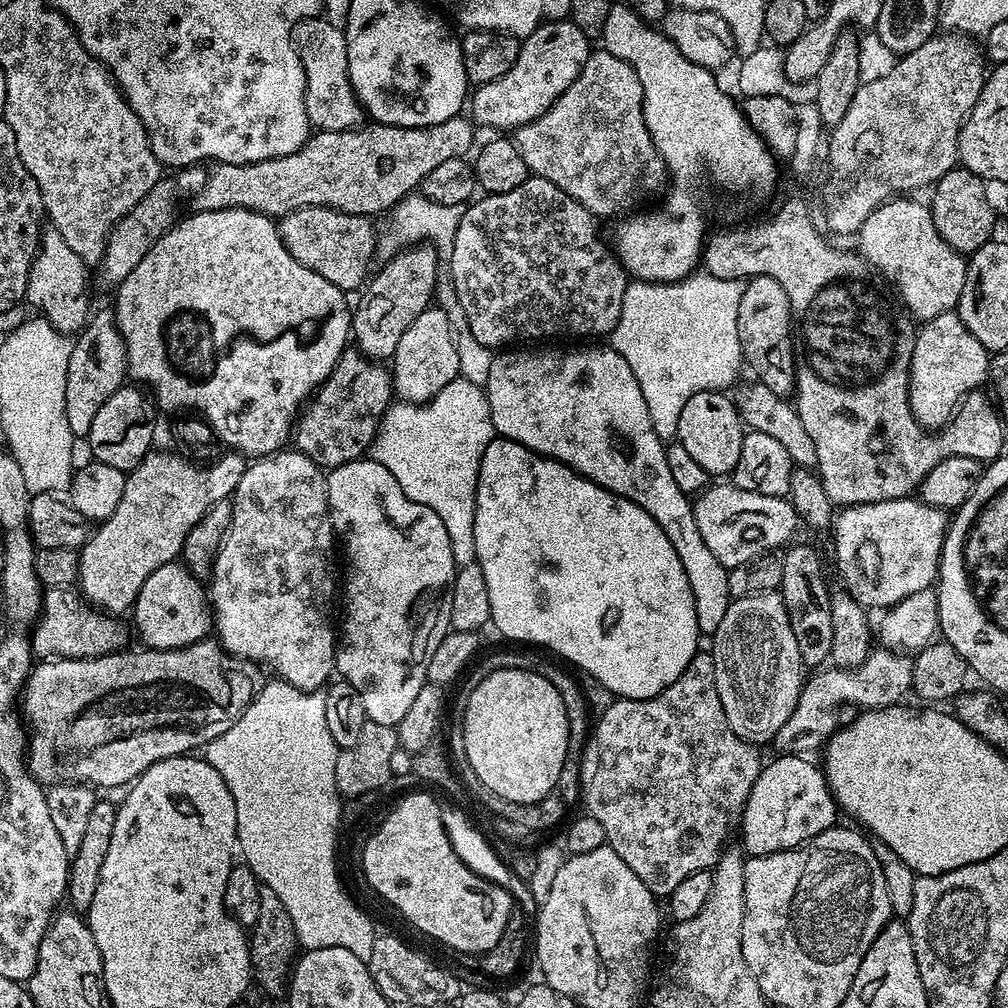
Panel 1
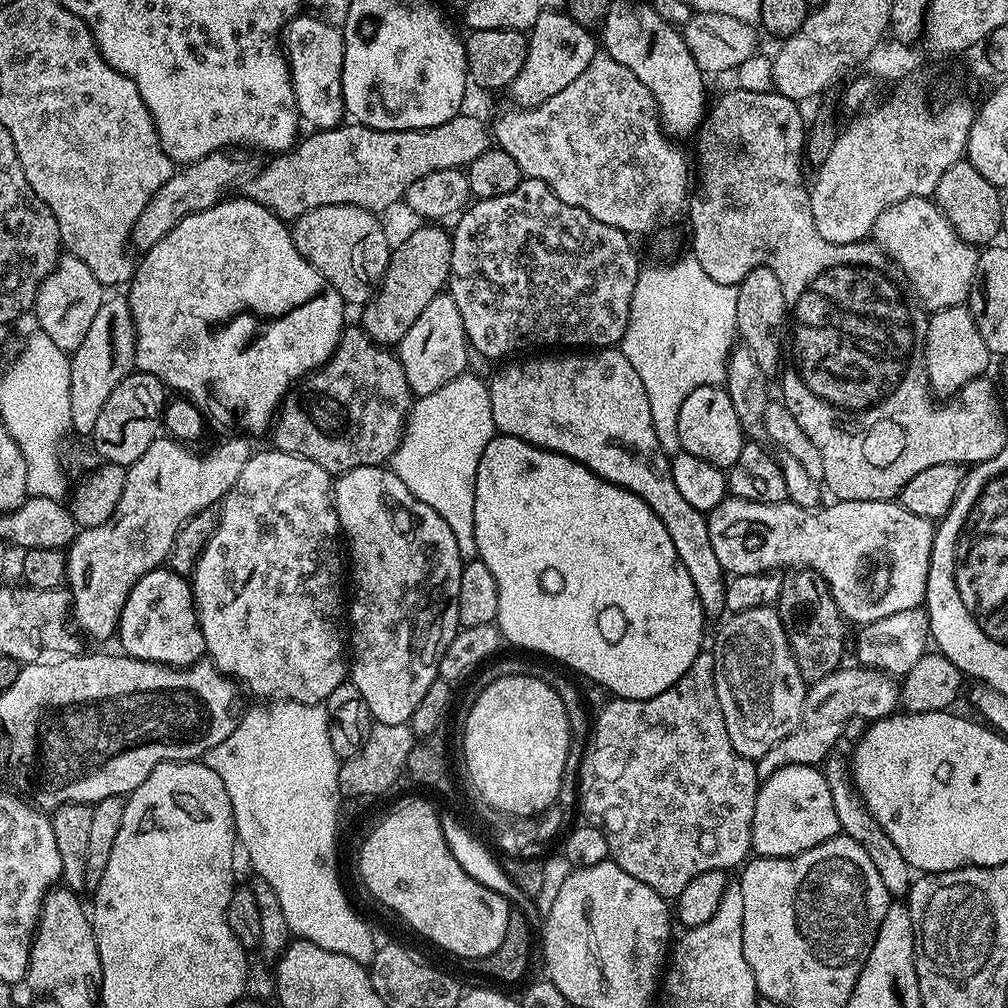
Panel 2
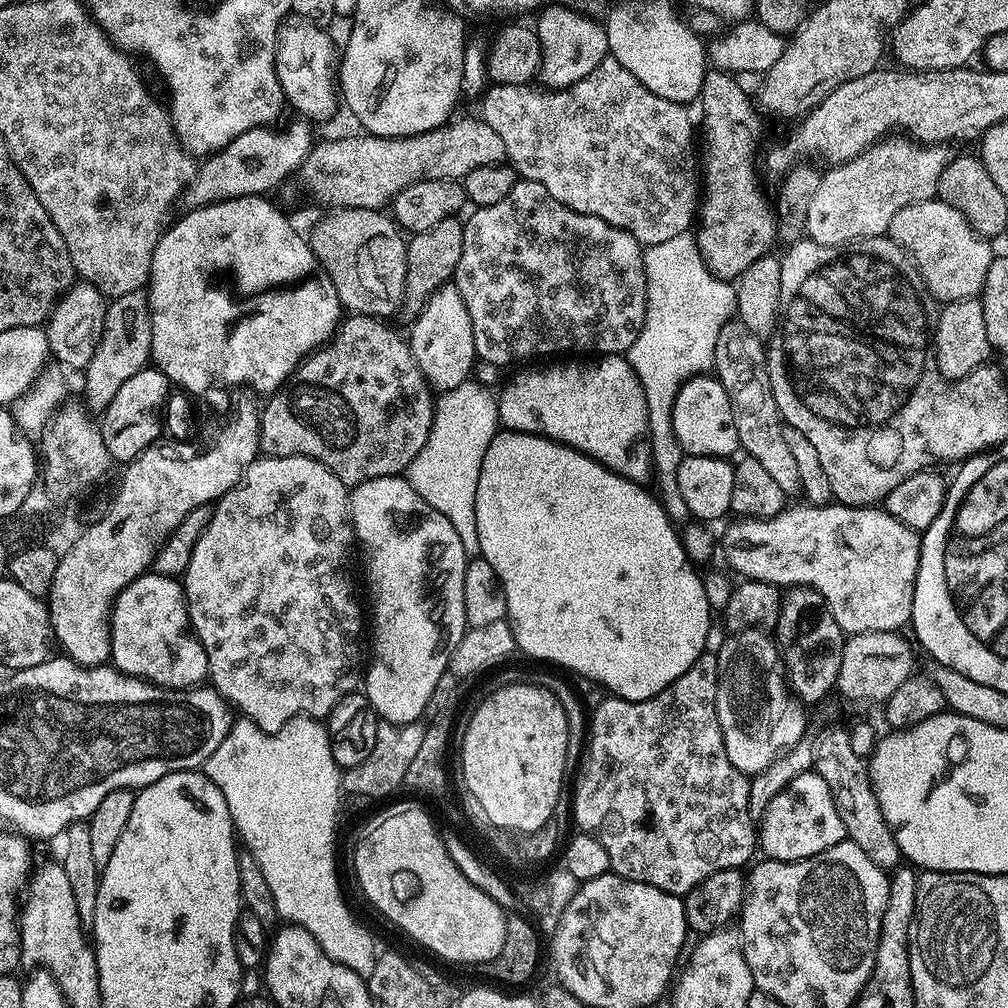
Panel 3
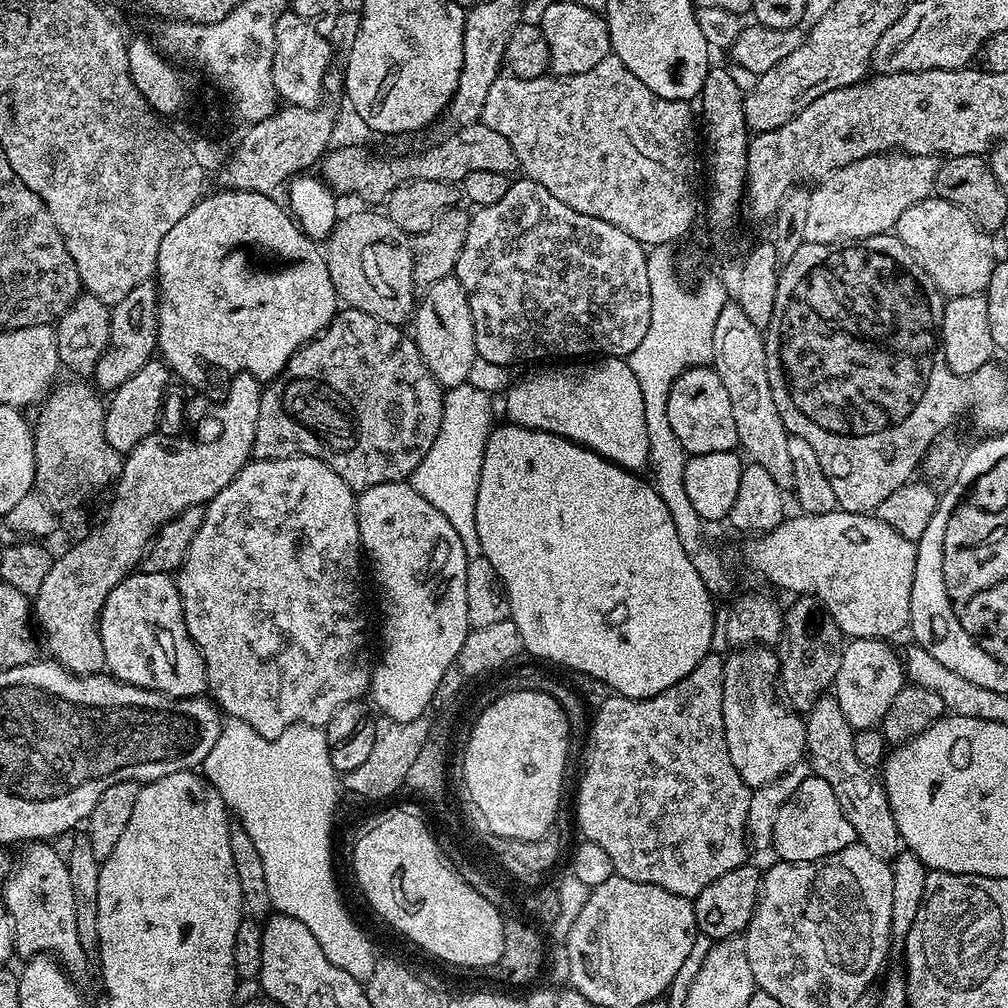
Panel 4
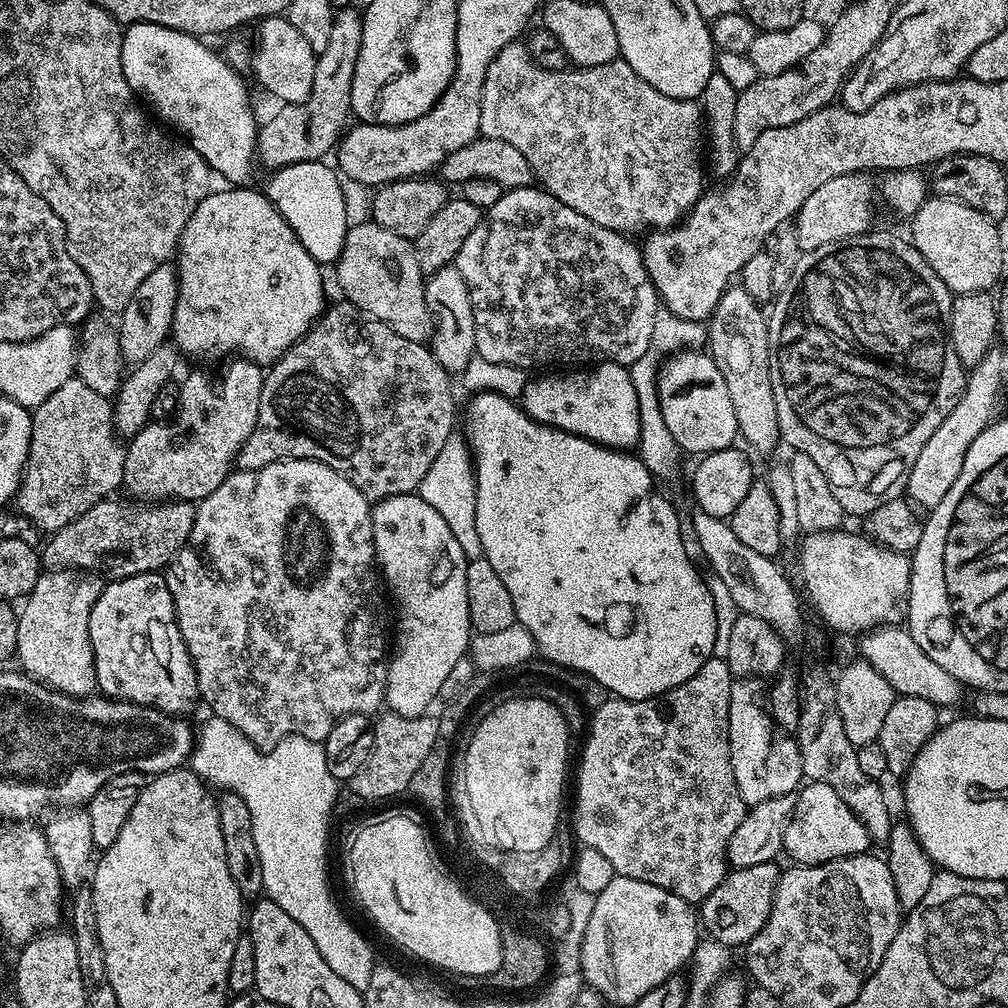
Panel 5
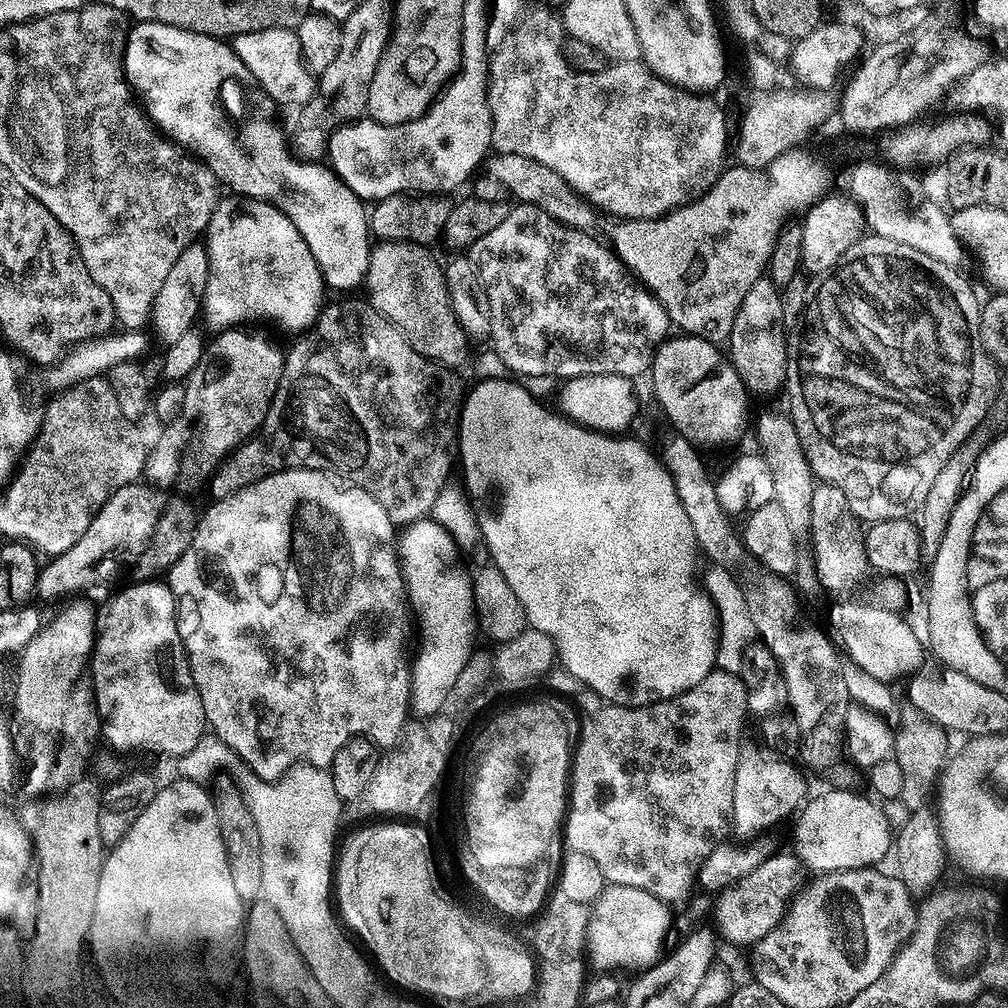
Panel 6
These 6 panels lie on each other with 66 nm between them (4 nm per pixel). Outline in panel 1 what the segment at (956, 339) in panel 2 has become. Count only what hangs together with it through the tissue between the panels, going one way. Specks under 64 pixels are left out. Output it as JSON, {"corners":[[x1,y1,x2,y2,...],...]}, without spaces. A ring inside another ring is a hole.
{"corners":[[959,311,938,314,938,318,927,321,916,333,914,354,908,367,908,401,917,422,926,430,939,430,949,423,957,415,962,401,971,392,985,387,983,384,989,379,989,361,988,349,982,346,982,342,978,342,978,338,974,338,974,334,970,334,970,330,966,330]]}

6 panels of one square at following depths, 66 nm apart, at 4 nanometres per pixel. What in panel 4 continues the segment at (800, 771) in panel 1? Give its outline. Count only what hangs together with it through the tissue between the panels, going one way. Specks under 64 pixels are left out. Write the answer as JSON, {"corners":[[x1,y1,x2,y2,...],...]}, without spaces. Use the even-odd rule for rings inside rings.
{"corners":[[809,774,798,787,792,789,788,800,774,818,771,851,777,852,780,855,777,857,785,864,814,862,855,843,854,826,842,814,829,783,813,774]]}

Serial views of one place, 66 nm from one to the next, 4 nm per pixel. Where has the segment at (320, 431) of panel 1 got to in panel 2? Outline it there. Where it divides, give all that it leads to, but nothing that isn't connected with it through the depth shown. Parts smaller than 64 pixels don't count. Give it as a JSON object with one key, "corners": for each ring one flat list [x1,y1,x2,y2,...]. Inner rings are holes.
{"corners":[[355,326,345,327,340,334,340,345,332,351,332,357,325,362,321,368,315,372,308,373,303,380,299,381,293,387,292,391,285,396,284,401,280,403,276,414,275,421,270,429,270,437,272,436,271,447,278,452,286,454,294,454,302,458,310,458,310,462,318,462,318,466,322,466,322,470,326,470,330,474,339,474,341,472,349,472,360,466,384,466,391,461,393,454,398,450,400,440,404,436,404,426,408,418,408,412,414,403,414,393,410,388,410,382,406,382,406,370,402,368,402,362,399,355,391,347,378,344,374,338,370,338,370,334,366,334,363,327]]}

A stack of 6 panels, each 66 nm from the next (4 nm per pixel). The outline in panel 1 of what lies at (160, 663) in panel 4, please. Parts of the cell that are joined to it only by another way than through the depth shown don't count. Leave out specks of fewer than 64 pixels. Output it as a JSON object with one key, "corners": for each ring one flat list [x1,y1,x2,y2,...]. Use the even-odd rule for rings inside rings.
{"corners":[[173,562,166,566,158,566,146,582,142,582,142,590,138,590,138,598,134,605,136,624,140,627,141,645,156,648,159,652,171,648,186,648,199,640,209,639,214,628,210,596,200,585,201,577,183,564]]}

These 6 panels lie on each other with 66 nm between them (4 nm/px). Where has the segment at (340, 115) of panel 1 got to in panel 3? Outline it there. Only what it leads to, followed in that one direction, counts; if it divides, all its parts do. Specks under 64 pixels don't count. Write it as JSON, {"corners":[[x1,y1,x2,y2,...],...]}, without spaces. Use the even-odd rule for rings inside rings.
{"corners":[[292,14,280,23,276,35,276,73,285,101,309,121,328,120,338,104,338,48,332,45,325,29,306,18]]}

